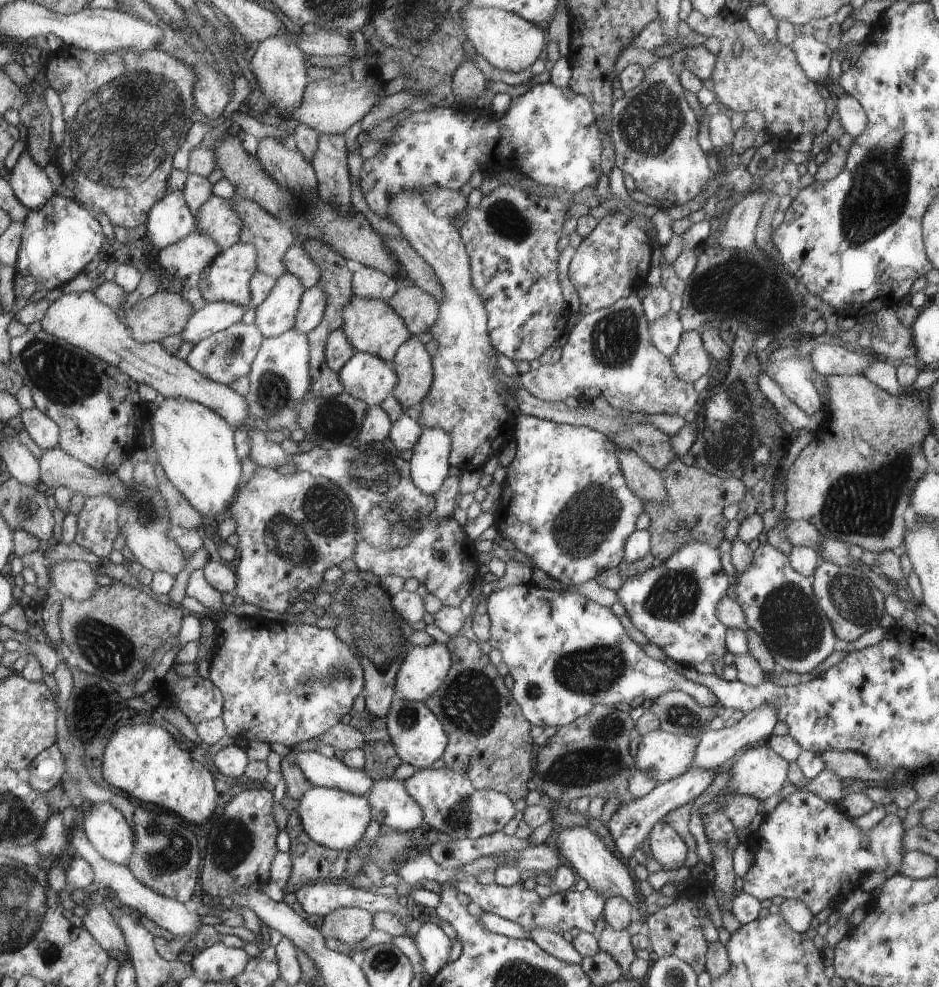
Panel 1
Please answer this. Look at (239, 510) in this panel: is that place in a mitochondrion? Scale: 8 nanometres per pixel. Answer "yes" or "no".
no

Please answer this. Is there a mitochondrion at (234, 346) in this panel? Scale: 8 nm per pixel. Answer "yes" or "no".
yes

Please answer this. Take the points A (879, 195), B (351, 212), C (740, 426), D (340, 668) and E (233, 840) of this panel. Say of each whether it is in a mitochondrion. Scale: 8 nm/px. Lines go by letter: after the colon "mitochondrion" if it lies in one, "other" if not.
A: mitochondrion
B: other
C: mitochondrion
D: mitochondrion
E: mitochondrion

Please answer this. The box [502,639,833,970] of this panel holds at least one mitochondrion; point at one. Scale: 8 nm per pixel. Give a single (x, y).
(597, 759)

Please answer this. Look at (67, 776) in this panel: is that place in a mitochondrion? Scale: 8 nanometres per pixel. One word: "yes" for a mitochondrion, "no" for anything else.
no

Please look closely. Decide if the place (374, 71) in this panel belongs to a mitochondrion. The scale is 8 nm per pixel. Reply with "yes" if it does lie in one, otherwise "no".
no

